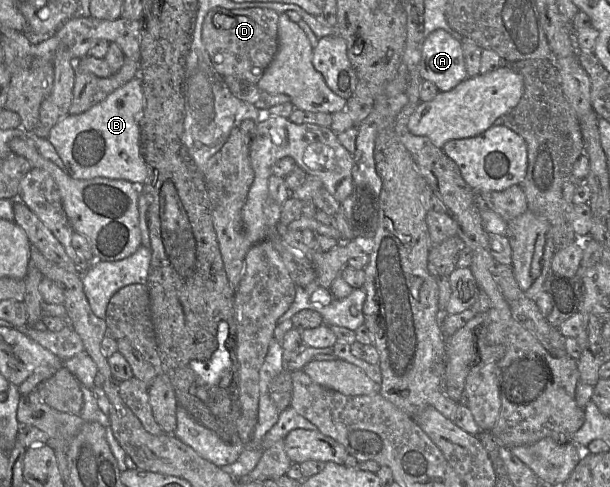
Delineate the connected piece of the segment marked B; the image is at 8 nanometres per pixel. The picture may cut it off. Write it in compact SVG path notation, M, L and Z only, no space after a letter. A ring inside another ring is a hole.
M135 77L88 111L65 116L51 129L47 139L63 161L66 173L74 179L104 177L143 184L148 175L140 152L139 121L143 108L142 81Z

